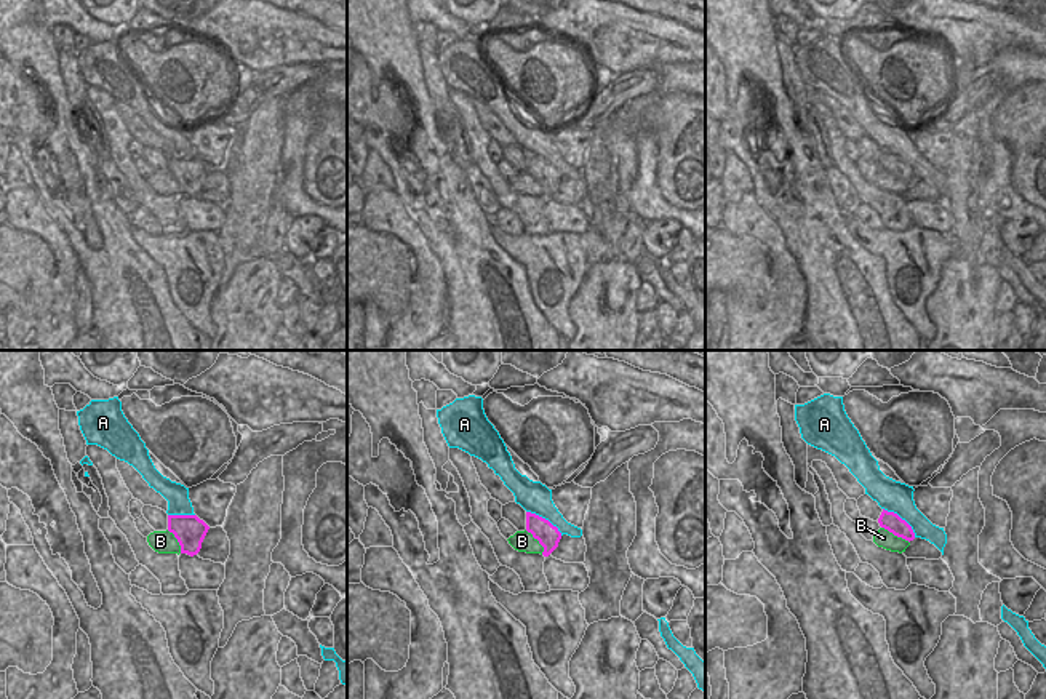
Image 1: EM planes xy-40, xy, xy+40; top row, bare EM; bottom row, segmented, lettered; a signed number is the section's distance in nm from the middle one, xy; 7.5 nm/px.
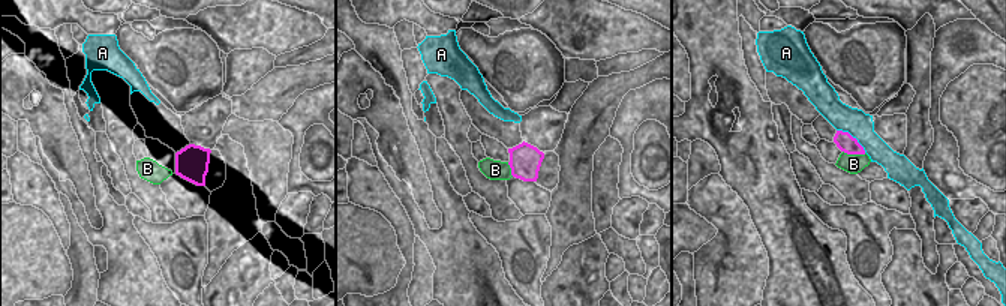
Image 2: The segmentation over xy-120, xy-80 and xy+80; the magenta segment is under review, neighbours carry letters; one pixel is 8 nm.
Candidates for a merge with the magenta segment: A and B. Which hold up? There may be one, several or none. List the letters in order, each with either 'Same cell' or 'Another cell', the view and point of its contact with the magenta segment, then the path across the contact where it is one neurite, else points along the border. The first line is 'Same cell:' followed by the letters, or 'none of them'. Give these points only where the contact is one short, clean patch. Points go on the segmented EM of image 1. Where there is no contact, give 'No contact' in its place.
Same cell: none of them
A: Another cell. Touches magenta at xy (544, 519)
B: Another cell. Touches magenta at xy (538, 539). Boundary: xy (525, 530), (542, 547), (542, 554)

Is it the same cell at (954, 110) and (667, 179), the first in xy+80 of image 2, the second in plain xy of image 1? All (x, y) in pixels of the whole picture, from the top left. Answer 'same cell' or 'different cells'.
same cell

